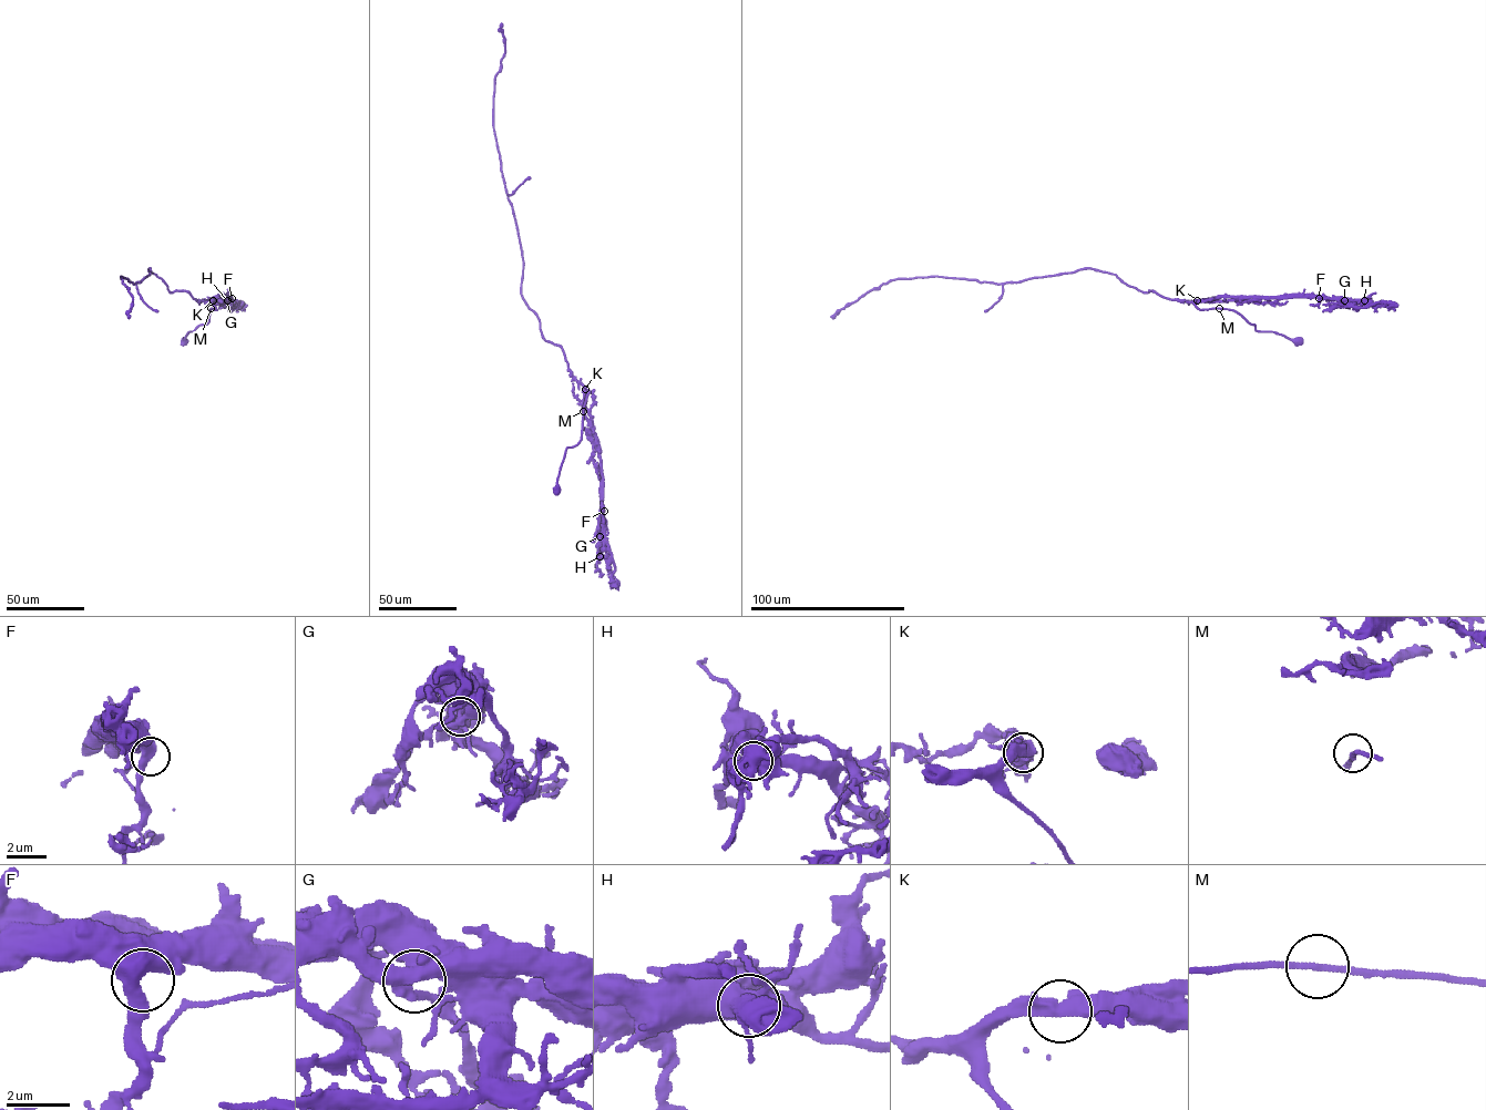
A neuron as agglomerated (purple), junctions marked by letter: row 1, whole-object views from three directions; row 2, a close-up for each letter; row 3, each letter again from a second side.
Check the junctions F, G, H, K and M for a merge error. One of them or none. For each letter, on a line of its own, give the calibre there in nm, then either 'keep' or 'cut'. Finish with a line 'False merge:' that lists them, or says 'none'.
F: calibre 550 nm; keep
G: calibre 500 nm; keep
H: calibre 650 nm; keep
K: calibre 420 nm; keep
M: calibre 200 nm; keep
False merge: none

